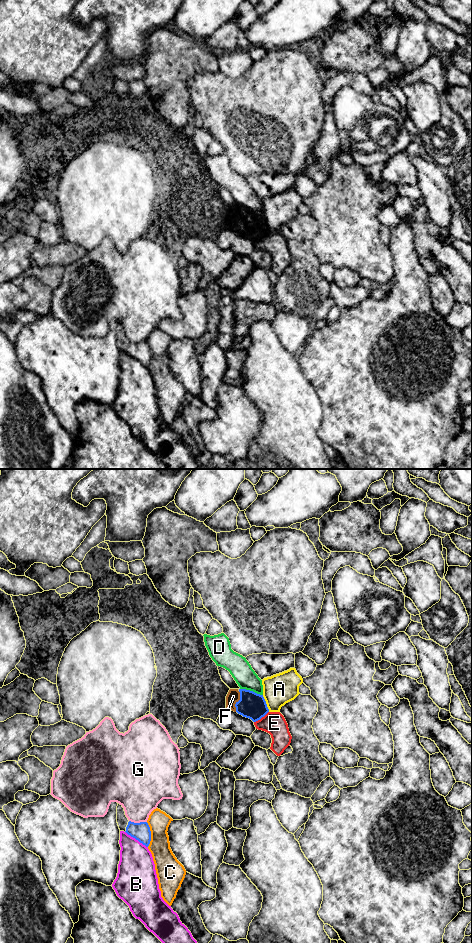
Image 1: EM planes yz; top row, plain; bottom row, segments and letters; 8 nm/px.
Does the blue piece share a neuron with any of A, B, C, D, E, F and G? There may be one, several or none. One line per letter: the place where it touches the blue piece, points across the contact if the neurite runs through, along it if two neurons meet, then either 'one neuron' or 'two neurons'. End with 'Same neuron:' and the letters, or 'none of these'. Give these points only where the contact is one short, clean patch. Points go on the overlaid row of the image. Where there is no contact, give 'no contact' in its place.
A: contact yz (265, 703); two neurons
B: contact yz (136, 839); two neurons
C: contact yz (150, 834); two neurons
D: contact yz (251, 691); two neurons
E: contact yz (261, 717); two neurons
F: contact yz (238, 701); way yz (251, 705), (238, 701), (233, 696); one neuron
G: contact yz (138, 823); two neurons
Same neuron: F

